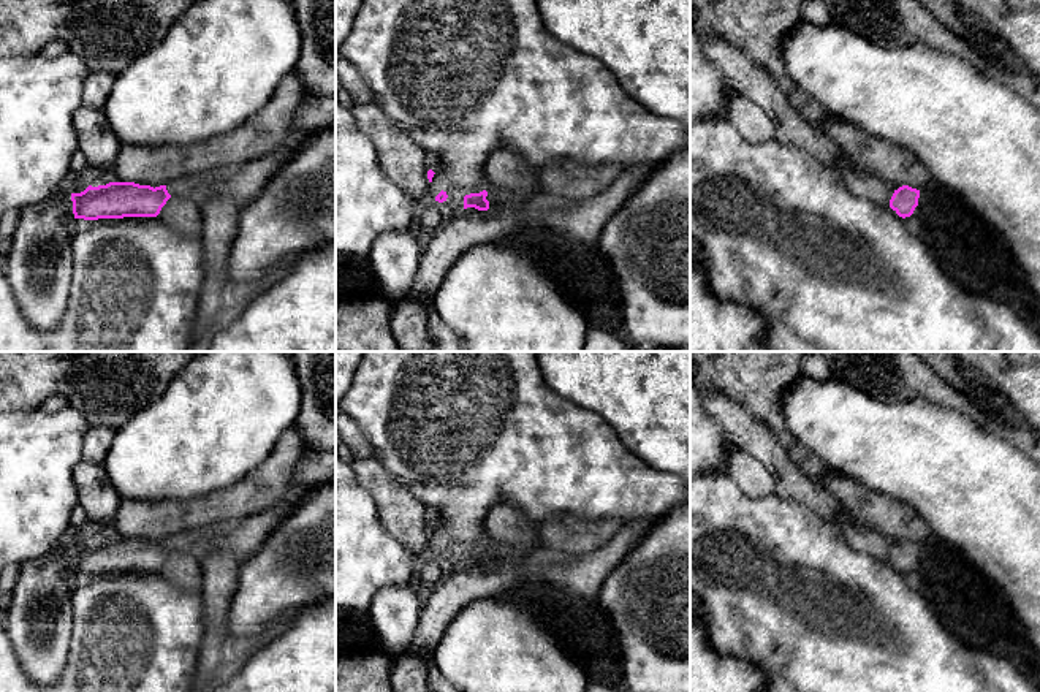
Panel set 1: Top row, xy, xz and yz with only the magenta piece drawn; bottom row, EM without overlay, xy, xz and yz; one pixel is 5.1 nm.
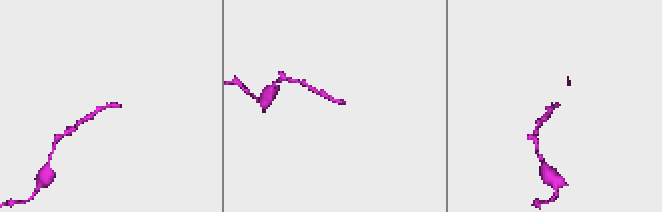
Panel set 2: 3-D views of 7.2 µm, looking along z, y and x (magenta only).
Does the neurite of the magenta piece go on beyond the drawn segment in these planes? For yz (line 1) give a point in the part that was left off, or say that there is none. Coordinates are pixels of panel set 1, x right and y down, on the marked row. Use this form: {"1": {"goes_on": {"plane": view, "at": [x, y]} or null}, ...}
{"1": {"goes_on": null}}

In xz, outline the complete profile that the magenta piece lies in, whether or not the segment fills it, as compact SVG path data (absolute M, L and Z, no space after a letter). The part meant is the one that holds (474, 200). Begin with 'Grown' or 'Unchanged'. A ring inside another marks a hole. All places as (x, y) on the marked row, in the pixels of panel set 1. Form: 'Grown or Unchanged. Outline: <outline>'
Unchanged. Outline: M483 190L480 193L470 193L464 196L464 209L475 207L478 211L488 211L489 201L486 200L488 192Z

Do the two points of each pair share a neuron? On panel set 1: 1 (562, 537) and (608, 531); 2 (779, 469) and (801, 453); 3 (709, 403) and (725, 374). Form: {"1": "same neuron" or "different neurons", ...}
{"1": "same neuron", "2": "different neurons", "3": "different neurons"}

